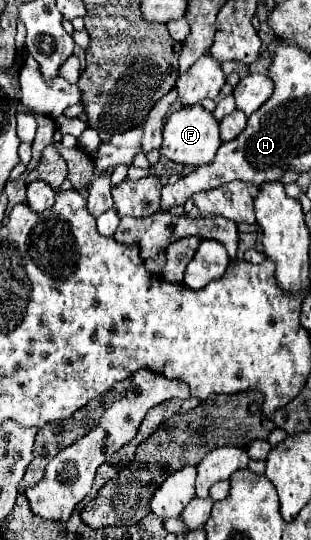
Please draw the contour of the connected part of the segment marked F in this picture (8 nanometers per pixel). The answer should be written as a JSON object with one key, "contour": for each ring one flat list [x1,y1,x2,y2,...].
{"contour":[[200,104,186,106,186,108,172,112,170,118,164,122,162,136,164,136,164,142,160,146,160,154,172,162,180,162,186,166,202,166,202,164,212,162,216,156,216,150,222,144,220,132,218,132,218,122]]}

